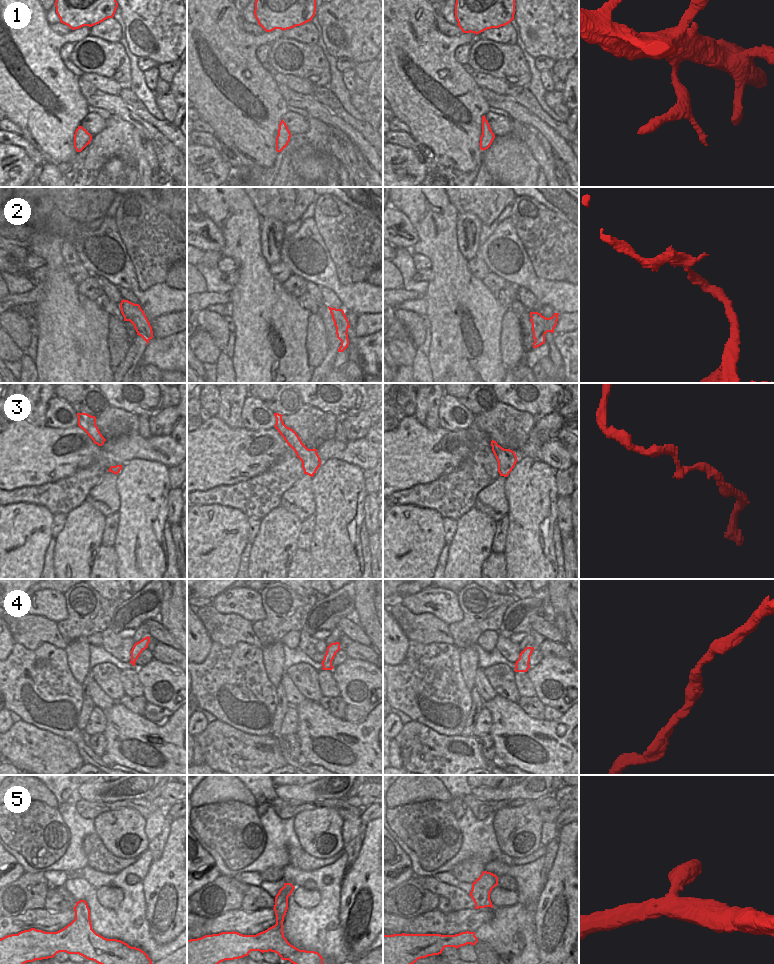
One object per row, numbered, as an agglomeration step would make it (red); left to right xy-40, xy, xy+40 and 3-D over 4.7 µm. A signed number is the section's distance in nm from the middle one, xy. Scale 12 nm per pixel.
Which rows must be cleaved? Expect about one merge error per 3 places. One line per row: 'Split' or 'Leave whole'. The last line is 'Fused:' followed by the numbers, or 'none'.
1: Leave whole
2: Split
3: Leave whole
4: Leave whole
5: Leave whole
Fused: 2

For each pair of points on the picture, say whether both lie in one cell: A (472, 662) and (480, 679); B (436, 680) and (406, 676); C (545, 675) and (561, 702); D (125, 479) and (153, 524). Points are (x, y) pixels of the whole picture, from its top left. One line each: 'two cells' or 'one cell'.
A: two cells
B: one cell
C: one cell
D: one cell

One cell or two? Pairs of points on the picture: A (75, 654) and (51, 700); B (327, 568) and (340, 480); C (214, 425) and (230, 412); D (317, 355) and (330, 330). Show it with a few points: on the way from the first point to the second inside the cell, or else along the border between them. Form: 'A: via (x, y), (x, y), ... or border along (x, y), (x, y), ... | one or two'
A: border along (65, 649), (68, 668), (72, 676), (81, 684) | two
B: via (335, 546), (338, 502) | one
C: border along (216, 416), (232, 428), (242, 427) | two
D: border along (319, 316), (328, 346) | two

